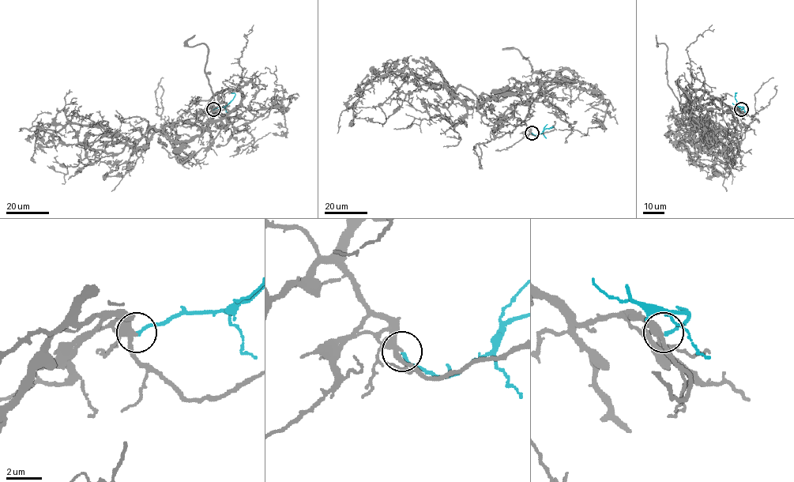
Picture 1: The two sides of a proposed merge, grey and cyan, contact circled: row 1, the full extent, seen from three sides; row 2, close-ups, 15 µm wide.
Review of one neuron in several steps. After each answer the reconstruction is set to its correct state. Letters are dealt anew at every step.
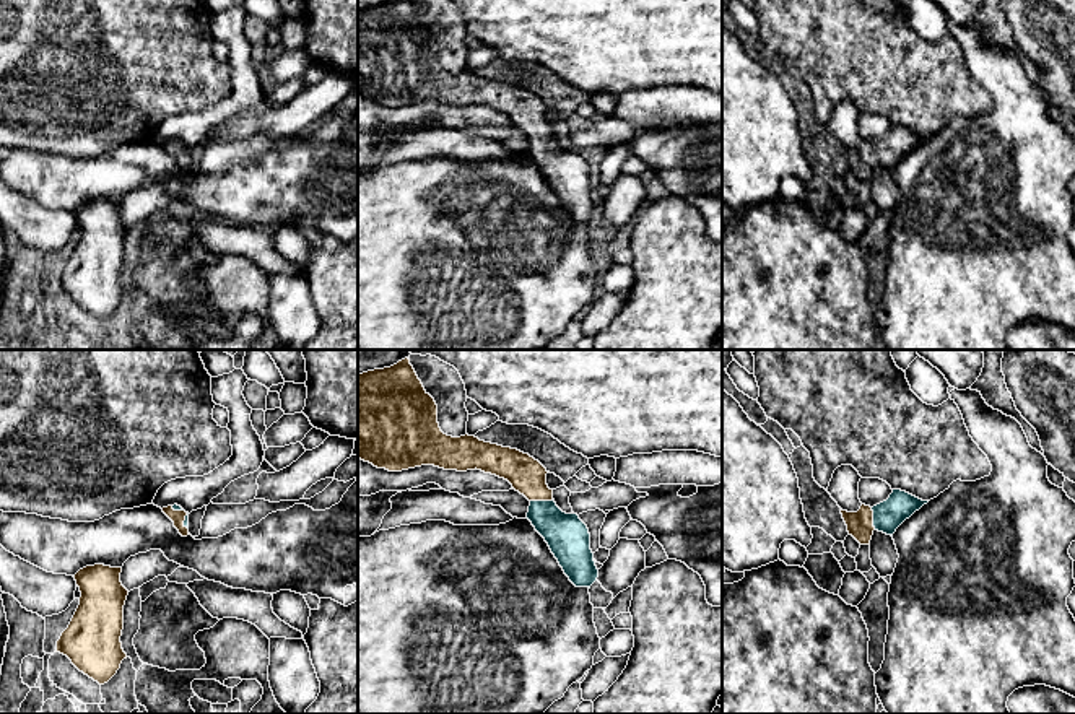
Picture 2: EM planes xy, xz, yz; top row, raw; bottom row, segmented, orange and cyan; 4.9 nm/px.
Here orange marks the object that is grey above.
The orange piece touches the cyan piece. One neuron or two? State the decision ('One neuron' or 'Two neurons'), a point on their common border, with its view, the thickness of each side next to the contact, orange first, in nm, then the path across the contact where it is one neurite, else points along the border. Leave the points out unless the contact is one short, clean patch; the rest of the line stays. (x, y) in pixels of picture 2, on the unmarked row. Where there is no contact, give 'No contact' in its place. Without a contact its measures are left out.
One neuron. Touches orange at xz (540, 135). Thickness 180 nm (orange) against 220 nm

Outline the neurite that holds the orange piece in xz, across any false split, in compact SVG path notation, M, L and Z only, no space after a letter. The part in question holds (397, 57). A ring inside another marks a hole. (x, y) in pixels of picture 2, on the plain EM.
M411 0L358 10L358 93L389 107L434 101L457 107L477 104L507 115L530 137L525 155L545 174L569 216L589 224L597 216L589 164L577 150L556 141L546 104L517 85L468 70L444 70L437 41Z

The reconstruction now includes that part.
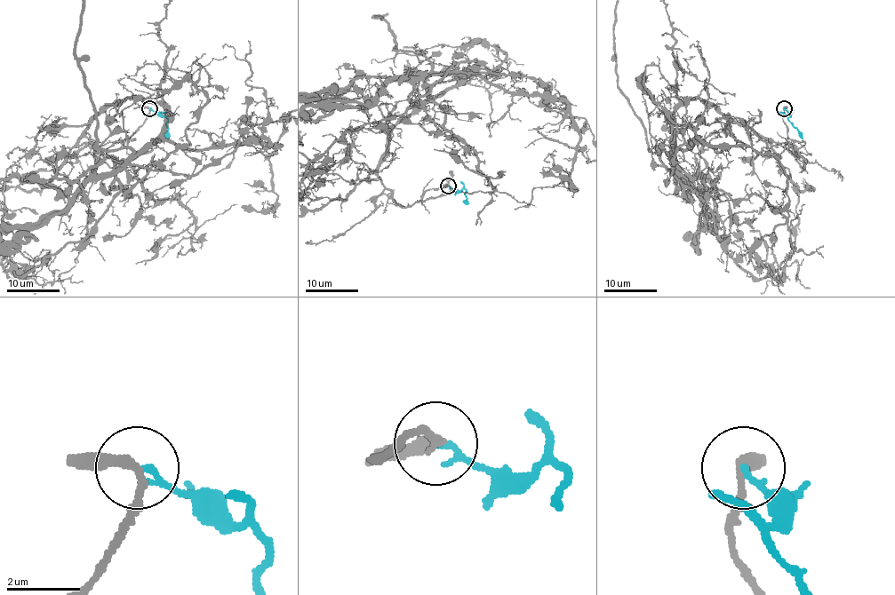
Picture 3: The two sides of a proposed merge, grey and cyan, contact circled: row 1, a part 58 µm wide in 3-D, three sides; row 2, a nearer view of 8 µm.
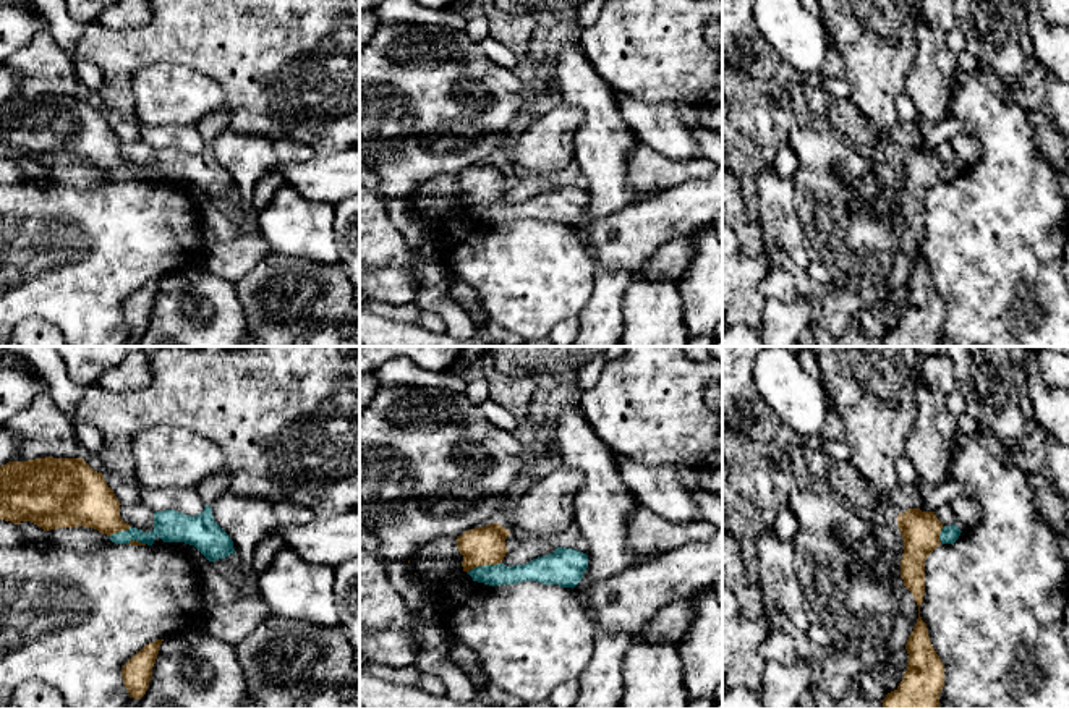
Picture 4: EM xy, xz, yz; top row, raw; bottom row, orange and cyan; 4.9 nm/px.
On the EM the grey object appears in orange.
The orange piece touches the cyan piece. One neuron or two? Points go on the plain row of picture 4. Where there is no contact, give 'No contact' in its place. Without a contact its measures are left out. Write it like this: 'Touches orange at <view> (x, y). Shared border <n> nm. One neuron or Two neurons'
Touches orange at xz (483, 201). Shared border 180 nm. Two neurons

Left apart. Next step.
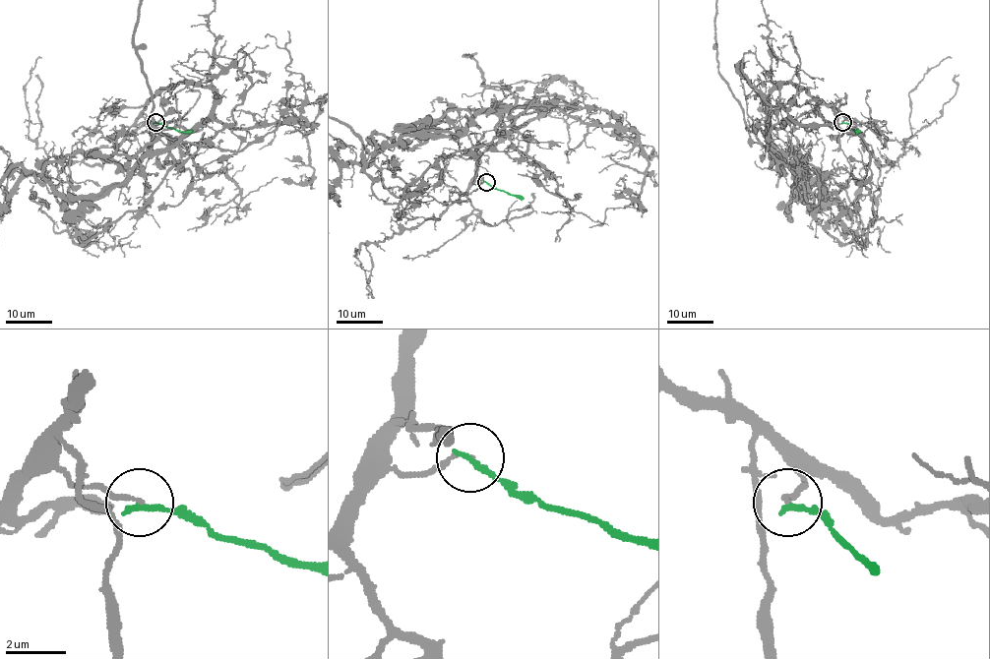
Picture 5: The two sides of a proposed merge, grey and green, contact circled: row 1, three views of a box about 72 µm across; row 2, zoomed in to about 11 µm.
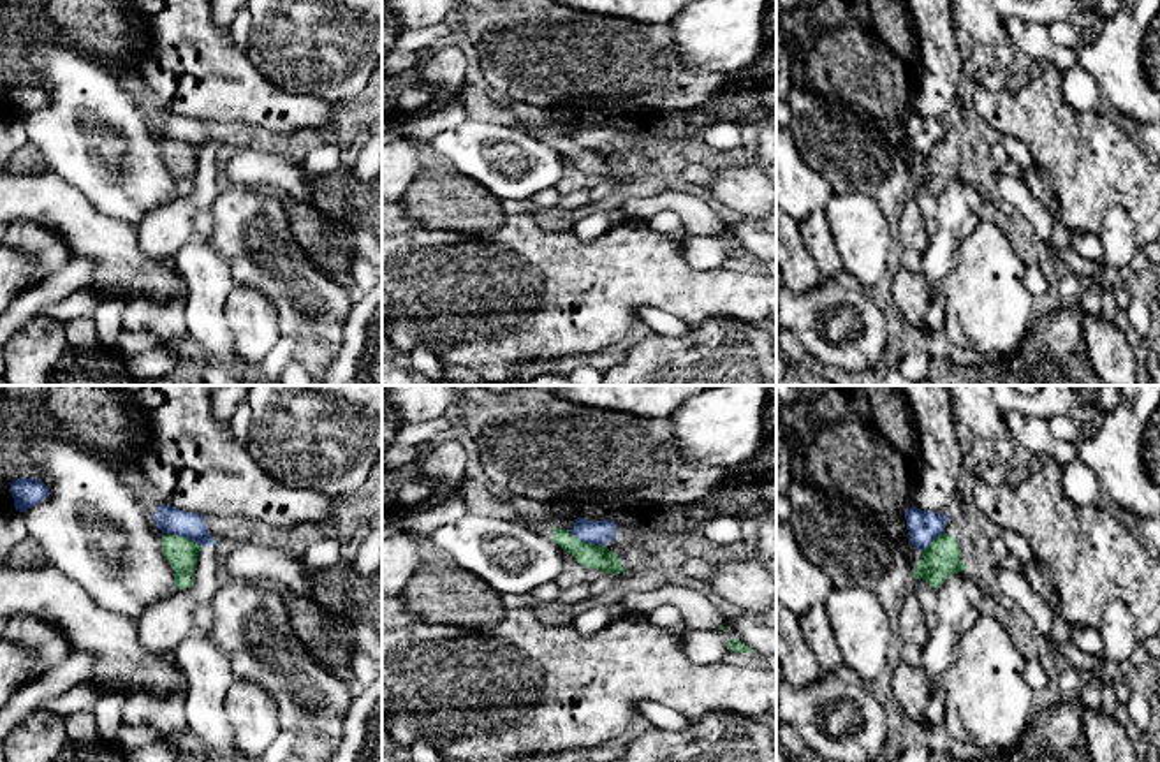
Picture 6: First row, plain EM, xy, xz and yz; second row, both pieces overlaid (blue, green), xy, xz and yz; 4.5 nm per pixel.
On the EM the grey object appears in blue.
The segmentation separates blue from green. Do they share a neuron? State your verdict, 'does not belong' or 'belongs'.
does not belong

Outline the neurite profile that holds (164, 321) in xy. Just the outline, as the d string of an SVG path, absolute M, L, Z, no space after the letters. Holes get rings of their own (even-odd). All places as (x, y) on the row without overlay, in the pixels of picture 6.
M187 292L167 303L136 297L121 313L123 333L150 333L162 341L174 343L181 336L185 311Z

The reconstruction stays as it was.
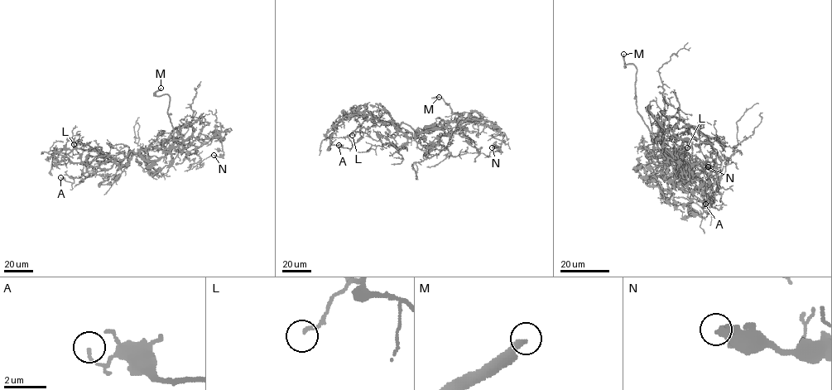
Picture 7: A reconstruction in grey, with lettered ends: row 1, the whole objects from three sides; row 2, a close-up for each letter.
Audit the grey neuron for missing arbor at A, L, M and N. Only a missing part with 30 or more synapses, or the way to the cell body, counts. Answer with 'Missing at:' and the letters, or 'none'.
Missing at: M

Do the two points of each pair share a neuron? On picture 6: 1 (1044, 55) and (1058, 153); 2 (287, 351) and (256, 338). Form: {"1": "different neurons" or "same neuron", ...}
{"1": "different neurons", "2": "different neurons"}

